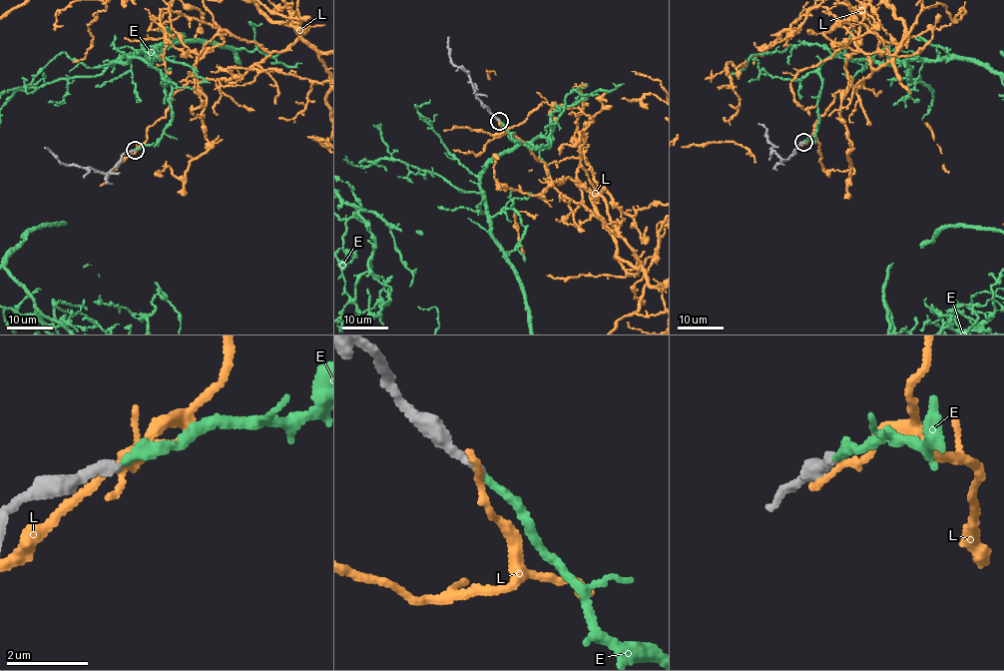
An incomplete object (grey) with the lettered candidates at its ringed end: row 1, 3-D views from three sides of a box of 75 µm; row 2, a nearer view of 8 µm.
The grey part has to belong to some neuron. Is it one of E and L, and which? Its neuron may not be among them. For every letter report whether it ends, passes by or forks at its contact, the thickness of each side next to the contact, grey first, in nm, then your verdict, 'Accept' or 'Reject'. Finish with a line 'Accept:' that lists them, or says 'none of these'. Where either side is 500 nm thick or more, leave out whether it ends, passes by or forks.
E: It ends there. Thickness 240 nm (grey) against 200 nm. Accept
L: It ends there. Thickness 240 nm (grey) against 180 nm. Reject
Accept: E

